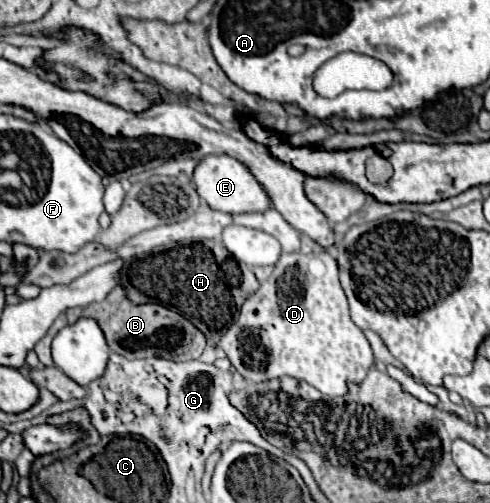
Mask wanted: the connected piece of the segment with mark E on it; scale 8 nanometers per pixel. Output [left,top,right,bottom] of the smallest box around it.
[193,155,271,213]

